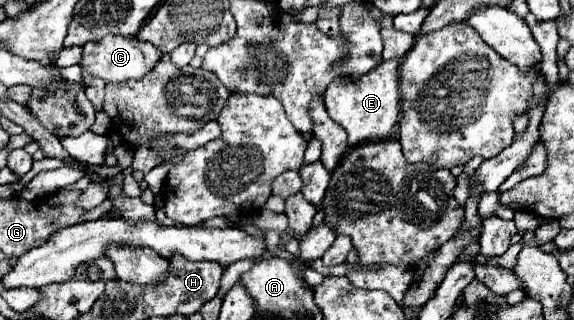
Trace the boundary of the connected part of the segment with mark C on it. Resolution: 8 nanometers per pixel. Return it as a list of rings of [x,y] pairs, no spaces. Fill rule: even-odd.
[[[104,37],[100,43],[86,43],[82,47],[80,65],[86,67],[94,77],[104,81],[128,81],[144,77],[160,61],[160,49],[150,43],[138,43],[132,37]]]

